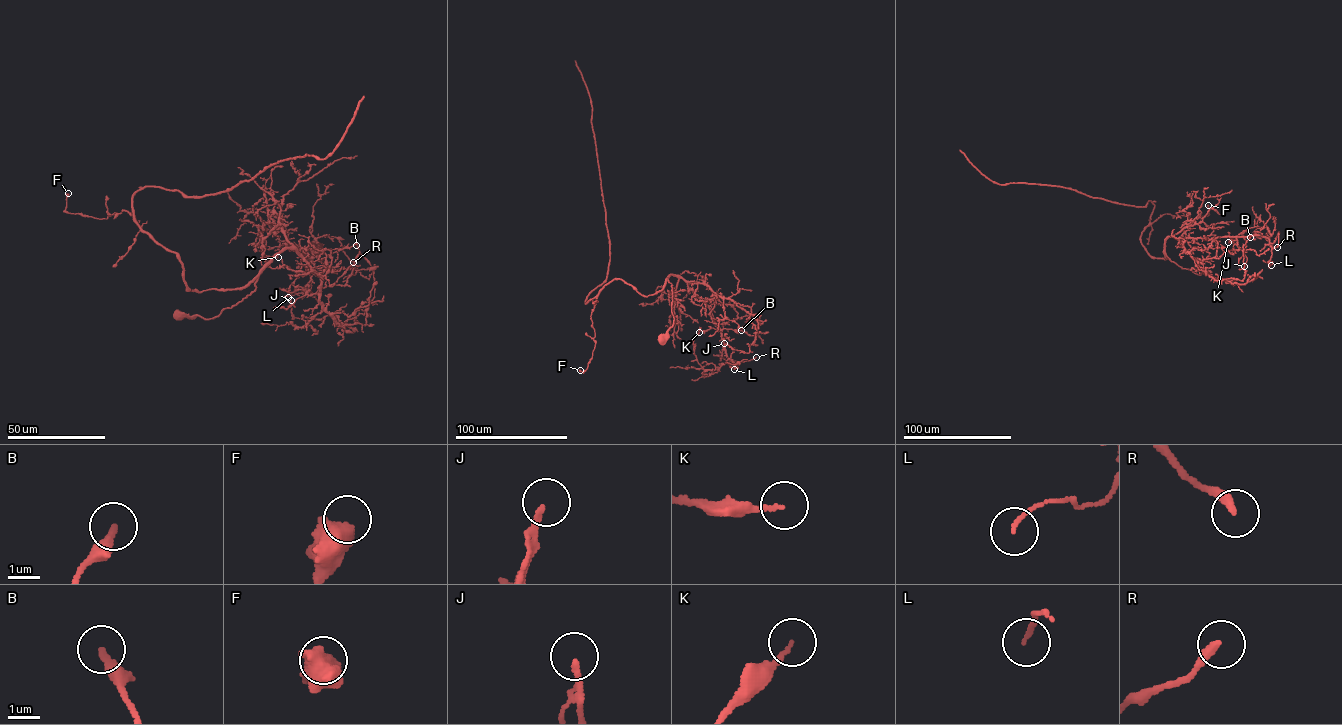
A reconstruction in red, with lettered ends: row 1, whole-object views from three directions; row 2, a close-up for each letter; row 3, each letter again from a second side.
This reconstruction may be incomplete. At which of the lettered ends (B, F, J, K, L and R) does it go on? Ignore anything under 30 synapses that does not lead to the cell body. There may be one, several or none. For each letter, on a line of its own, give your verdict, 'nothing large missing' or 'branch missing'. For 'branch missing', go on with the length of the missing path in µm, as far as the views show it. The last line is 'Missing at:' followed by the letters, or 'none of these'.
B: nothing large missing
F: nothing large missing
J: nothing large missing
K: nothing large missing
L: nothing large missing
R: nothing large missing
Missing at: none of these

